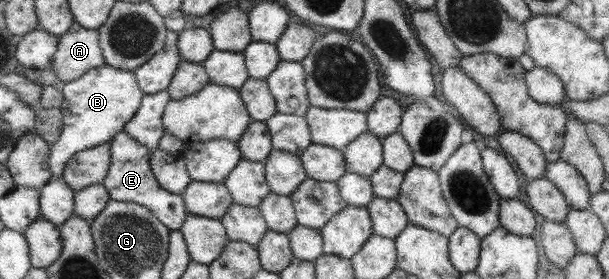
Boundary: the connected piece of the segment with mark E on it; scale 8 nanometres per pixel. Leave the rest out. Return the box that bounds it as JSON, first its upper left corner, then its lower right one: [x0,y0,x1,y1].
[103,132,189,231]

